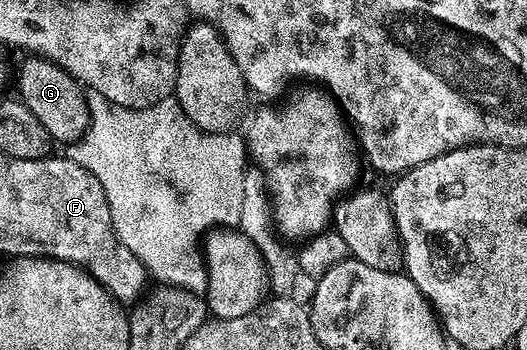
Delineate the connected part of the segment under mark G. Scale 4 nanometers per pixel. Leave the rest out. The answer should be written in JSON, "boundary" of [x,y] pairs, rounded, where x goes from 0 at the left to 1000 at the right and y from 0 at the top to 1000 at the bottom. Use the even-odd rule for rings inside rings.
{"boundary":[[[53,157],[47,166],[38,191],[38,226],[30,237],[38,251],[36,286],[61,320],[65,340],[72,340],[80,363],[87,363],[101,406],[114,411],[116,403],[116,417],[127,420],[150,403],[167,371],[167,354],[175,349],[167,280],[152,234],[85,163]]]}

